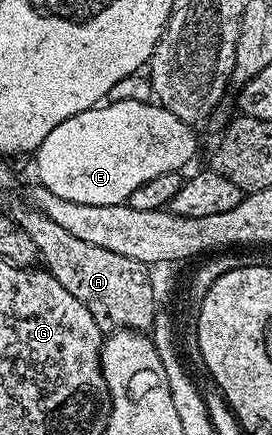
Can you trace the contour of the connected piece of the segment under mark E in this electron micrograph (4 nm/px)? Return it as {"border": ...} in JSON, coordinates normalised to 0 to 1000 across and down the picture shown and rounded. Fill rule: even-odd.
{"border":[[[393,232],[390,237],[368,237],[342,251],[316,251],[254,274],[239,274],[239,283],[195,292],[195,301],[180,301],[180,310],[165,310],[165,329],[151,329],[151,338],[129,345],[121,354],[129,389],[143,395],[140,423],[165,428],[180,439],[195,439],[202,448],[224,448],[224,457],[257,457],[268,467],[449,471],[467,464],[474,448],[489,448],[489,439],[504,439],[504,430],[518,430],[518,421],[548,421],[548,411],[566,411],[574,402],[654,398],[684,391],[684,379],[717,361],[717,306],[702,297],[713,294],[691,280],[651,274],[651,264],[636,264],[581,237],[559,237],[555,232]]]}

